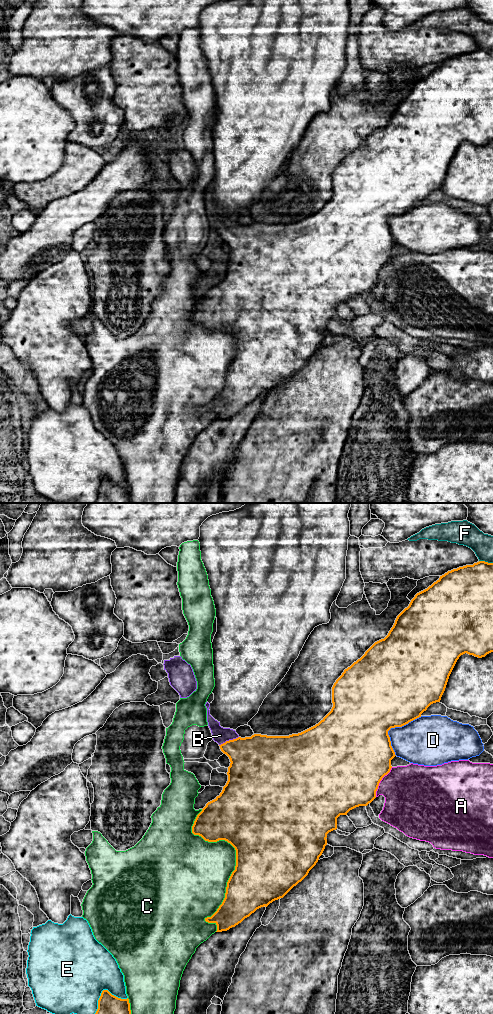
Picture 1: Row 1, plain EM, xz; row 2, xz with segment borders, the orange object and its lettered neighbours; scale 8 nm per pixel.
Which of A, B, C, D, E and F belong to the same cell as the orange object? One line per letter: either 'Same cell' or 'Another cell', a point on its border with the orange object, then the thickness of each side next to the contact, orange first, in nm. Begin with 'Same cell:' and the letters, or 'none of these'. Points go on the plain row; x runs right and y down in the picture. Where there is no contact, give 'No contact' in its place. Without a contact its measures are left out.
Same cell: B
A: Another cell. Touches orange at xz (379, 270). Thickness 500 nm (orange) against 400 nm
B: Same cell. Touches orange at xz (229, 228). Thickness 380 nm (orange) against 130 nm
C: Another cell. Touches orange at xz (236, 349). Thickness 500 nm (orange) against 400 nm
D: Another cell. Touches orange at xz (392, 215). Thickness 500 nm (orange) against 360 nm
E: Another cell. Touches orange at xz (103, 478). Thickness 280 nm (orange) against 500 nm
F: Another cell. Touches orange at xz (486, 50). Thickness 360 nm (orange) against 180 nm

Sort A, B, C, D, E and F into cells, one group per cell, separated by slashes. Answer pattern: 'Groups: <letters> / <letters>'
Groups: A / B / C / D / E / F

